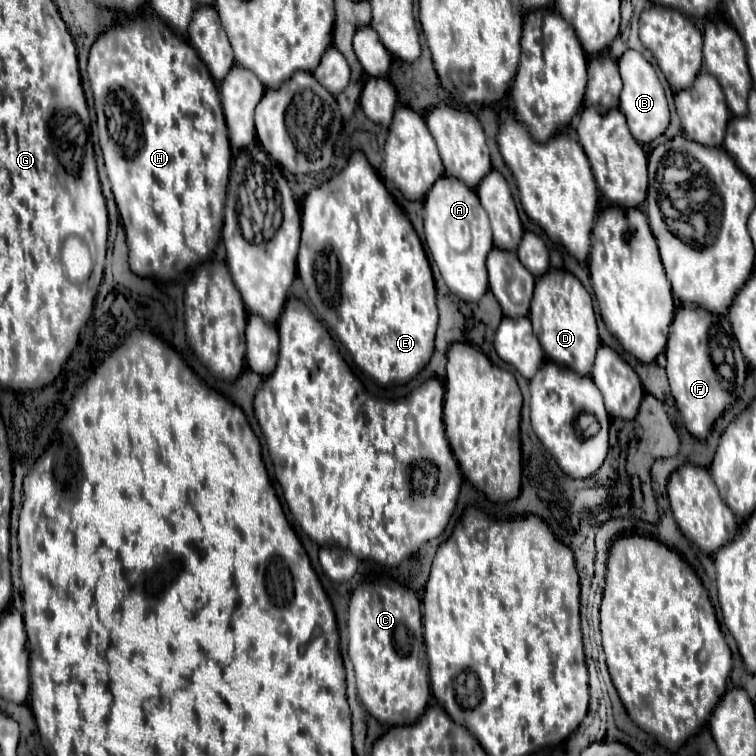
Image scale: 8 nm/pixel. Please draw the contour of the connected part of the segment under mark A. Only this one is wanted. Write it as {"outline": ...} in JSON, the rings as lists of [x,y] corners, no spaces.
{"outline":[[[442,175],[424,197],[424,233],[430,255],[450,293],[464,301],[478,301],[488,291],[486,255],[494,247],[492,229],[474,189],[456,177]]]}

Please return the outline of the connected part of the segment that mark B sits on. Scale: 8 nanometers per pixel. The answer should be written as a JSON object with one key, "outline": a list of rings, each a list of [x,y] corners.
{"outline":[[[628,49],[618,59],[618,67],[620,67],[622,81],[624,81],[624,87],[620,93],[620,111],[626,115],[628,127],[630,127],[630,133],[634,135],[634,139],[640,143],[650,143],[652,139],[662,135],[670,123],[670,109],[668,109],[664,87],[658,79],[654,65],[642,53],[638,53],[634,49]]]}

